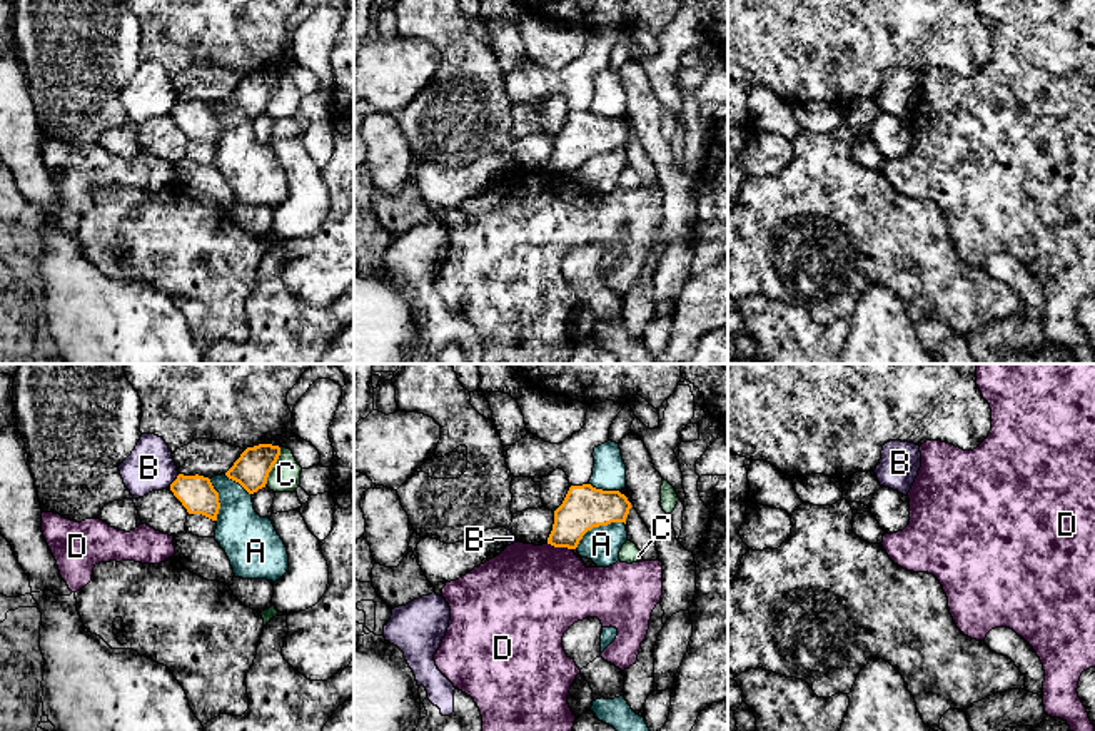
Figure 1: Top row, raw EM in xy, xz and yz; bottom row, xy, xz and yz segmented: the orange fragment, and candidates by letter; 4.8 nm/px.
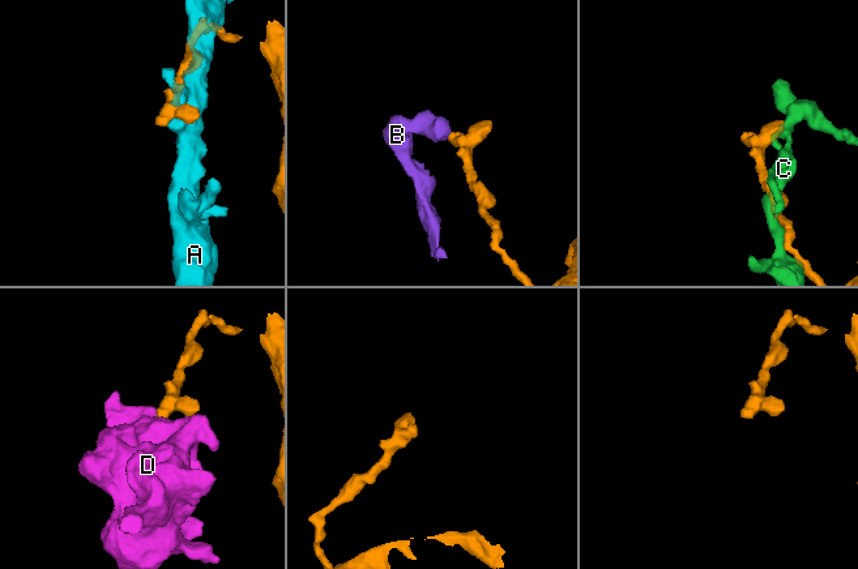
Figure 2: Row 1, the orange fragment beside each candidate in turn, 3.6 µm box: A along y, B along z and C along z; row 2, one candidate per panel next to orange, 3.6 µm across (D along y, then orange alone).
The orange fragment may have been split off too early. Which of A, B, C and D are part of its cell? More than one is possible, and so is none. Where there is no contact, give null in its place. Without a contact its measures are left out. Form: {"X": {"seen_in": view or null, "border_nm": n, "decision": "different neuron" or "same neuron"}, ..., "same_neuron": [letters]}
{"A": {"seen_in": "xz", "border_nm": 260, "decision": "different neuron"}, "B": {"seen_in": "xy", "border_nm": 80, "decision": "different neuron"}, "C": {"seen_in": "xy", "border_nm": 200, "decision": "different neuron"}, "D": {"seen_in": "xz", "border_nm": 120, "decision": "different neuron"}, "same_neuron": []}

